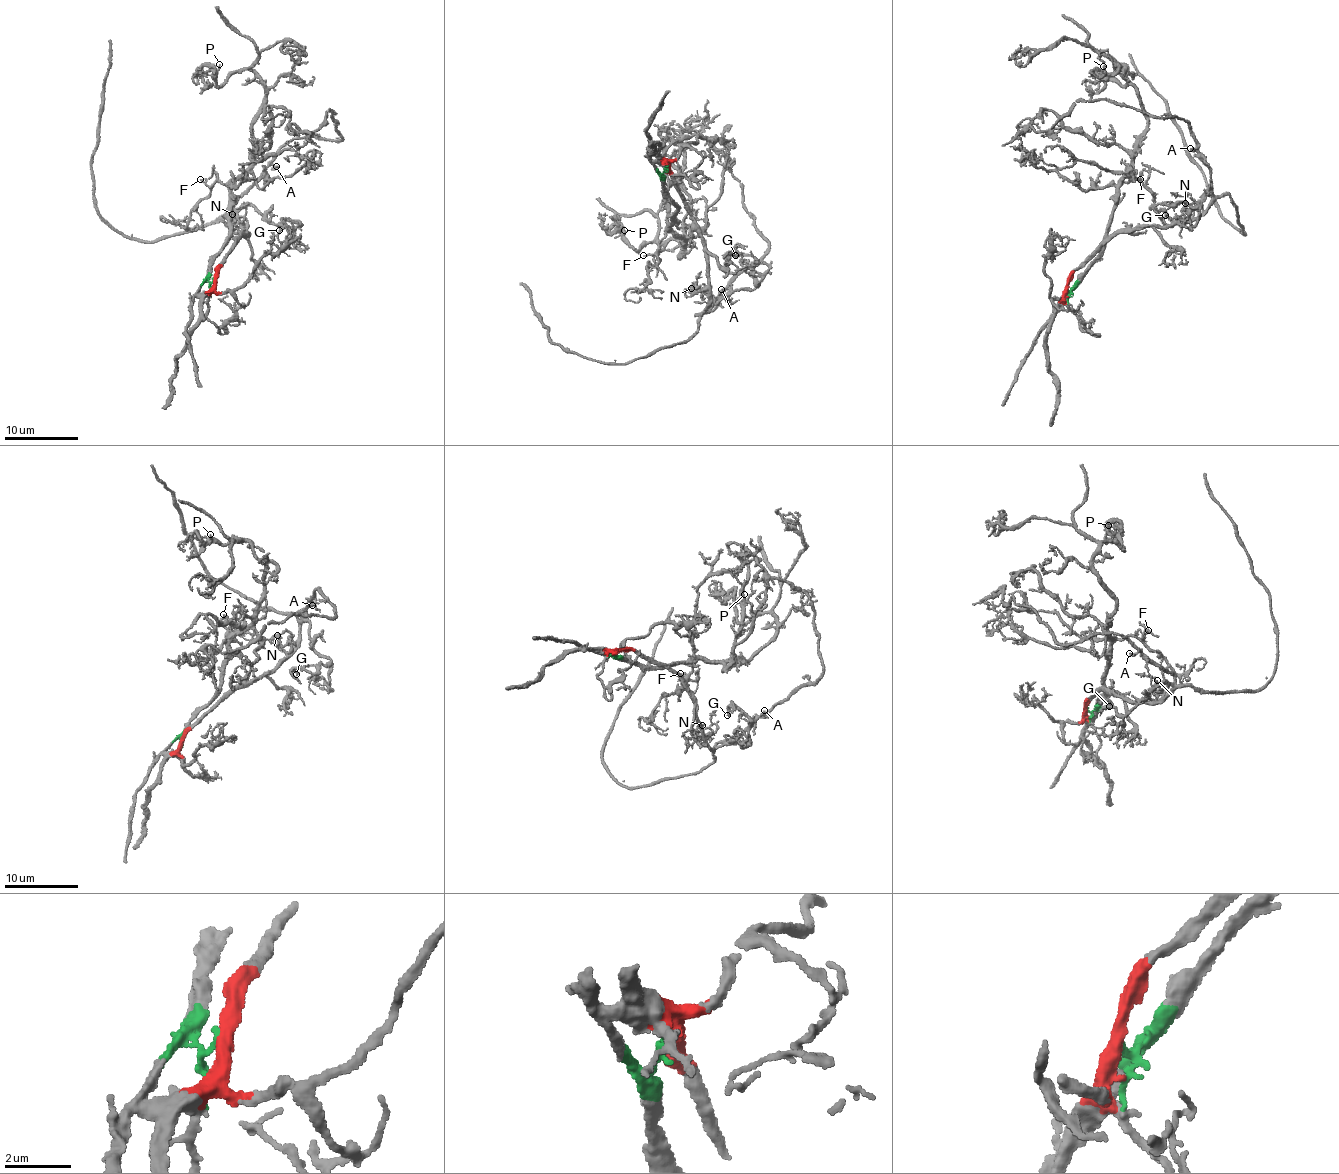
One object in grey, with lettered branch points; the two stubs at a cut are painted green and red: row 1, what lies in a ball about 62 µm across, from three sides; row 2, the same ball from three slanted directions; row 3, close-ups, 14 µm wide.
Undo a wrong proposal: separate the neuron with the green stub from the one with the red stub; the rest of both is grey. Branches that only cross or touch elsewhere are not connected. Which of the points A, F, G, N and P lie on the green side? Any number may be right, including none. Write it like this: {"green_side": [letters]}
{"green_side": ["F", "P"]}

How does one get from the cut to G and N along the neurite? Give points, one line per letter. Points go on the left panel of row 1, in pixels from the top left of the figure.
G: (213, 279), (248, 236), (237, 213), (251, 206), (271, 222), (292, 228), (294, 221), (283, 217), (278, 230)
N: (213, 279), (216, 268), (240, 236), (248, 236), (229, 224), (231, 213)

